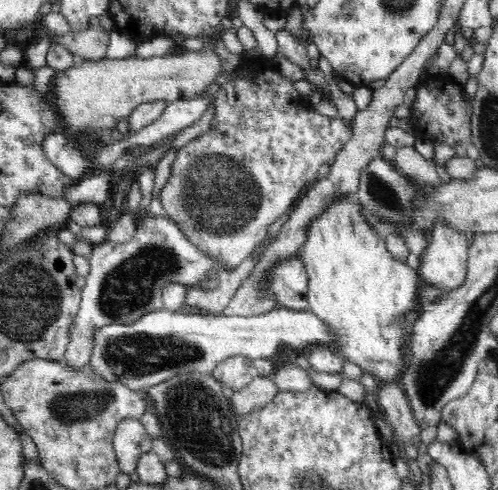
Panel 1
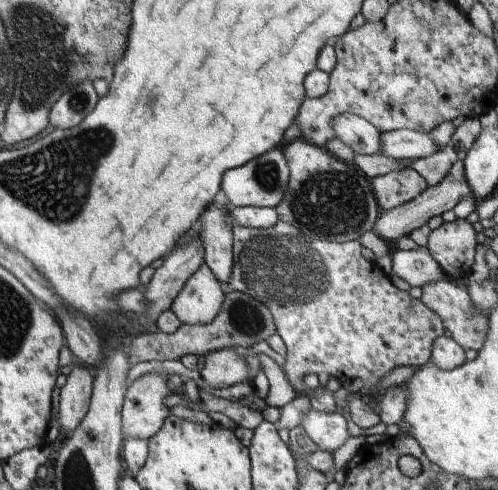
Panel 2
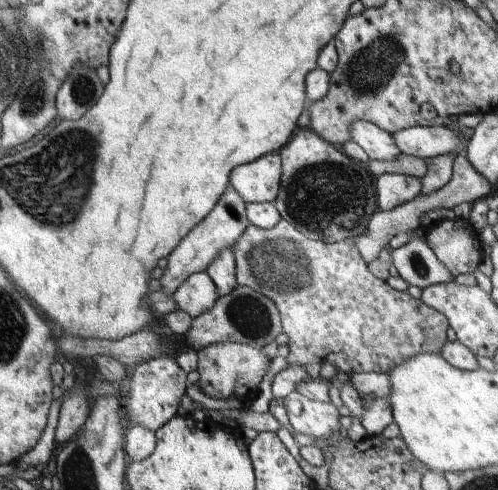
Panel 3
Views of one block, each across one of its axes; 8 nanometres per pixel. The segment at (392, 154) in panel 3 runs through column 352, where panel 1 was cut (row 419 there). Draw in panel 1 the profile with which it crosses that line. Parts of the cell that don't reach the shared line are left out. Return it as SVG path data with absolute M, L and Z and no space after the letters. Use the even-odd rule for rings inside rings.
M124 418L118 424L118 430L114 434L114 454L120 466L120 472L124 474L132 474L136 472L138 460L142 458L142 454L150 452L154 446L154 440L150 438L148 430L142 426L142 420L134 420L134 418Z

